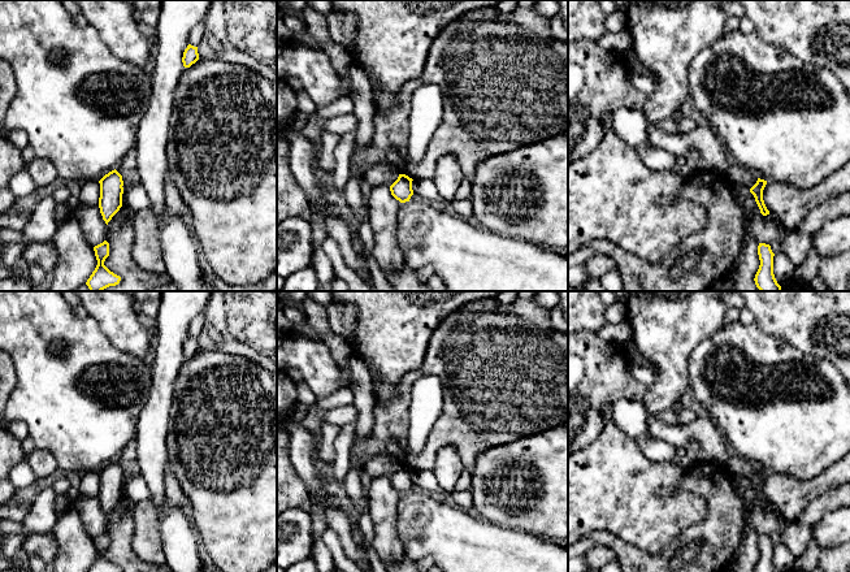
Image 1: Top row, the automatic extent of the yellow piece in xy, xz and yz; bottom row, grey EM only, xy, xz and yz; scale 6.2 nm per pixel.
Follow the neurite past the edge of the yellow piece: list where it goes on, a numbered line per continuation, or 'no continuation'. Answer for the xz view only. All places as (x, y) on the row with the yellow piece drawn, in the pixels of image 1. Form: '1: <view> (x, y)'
no continuation

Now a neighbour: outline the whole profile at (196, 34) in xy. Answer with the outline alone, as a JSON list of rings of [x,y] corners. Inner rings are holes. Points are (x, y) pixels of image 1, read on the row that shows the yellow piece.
[[[204,21],[195,25],[190,32],[188,44],[198,47],[203,39],[204,31],[205,31]]]

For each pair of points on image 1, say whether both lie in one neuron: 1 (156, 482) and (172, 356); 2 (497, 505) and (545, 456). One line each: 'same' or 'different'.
1: same
2: same

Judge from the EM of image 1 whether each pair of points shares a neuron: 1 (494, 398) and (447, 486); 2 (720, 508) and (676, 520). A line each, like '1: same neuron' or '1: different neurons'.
1: different neurons
2: different neurons

